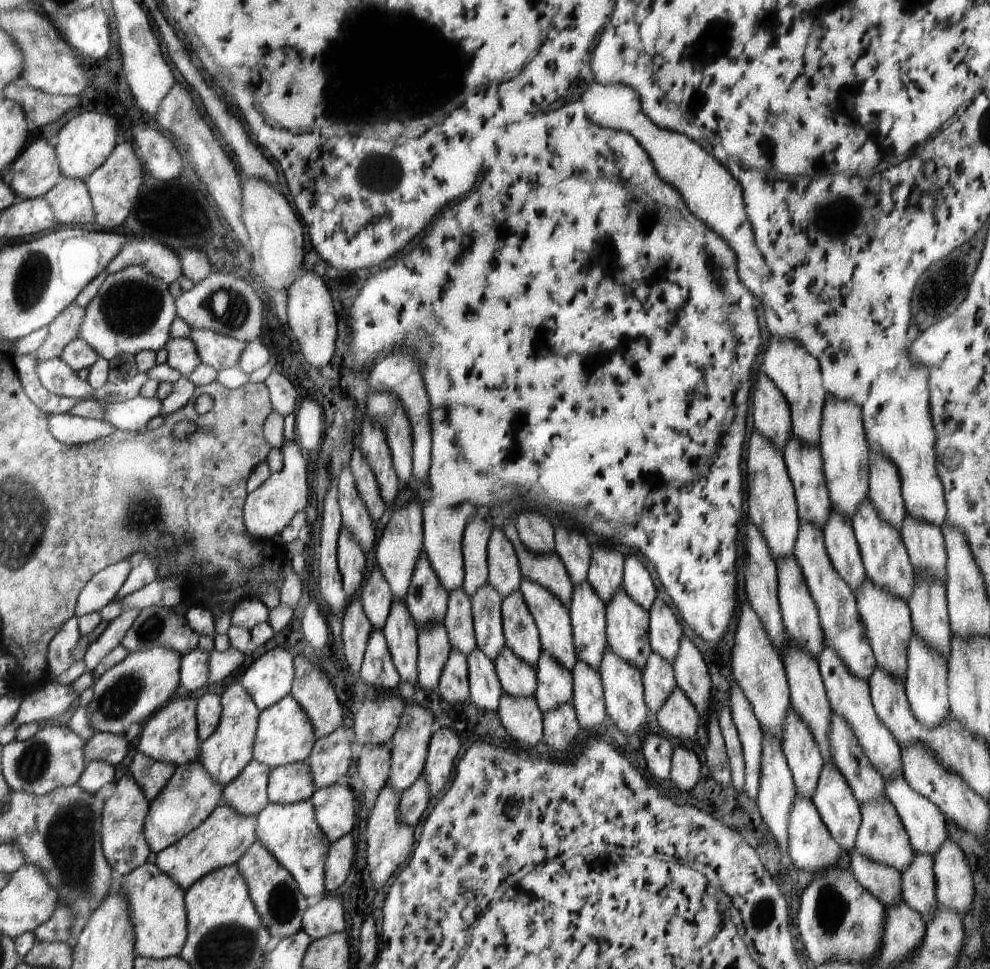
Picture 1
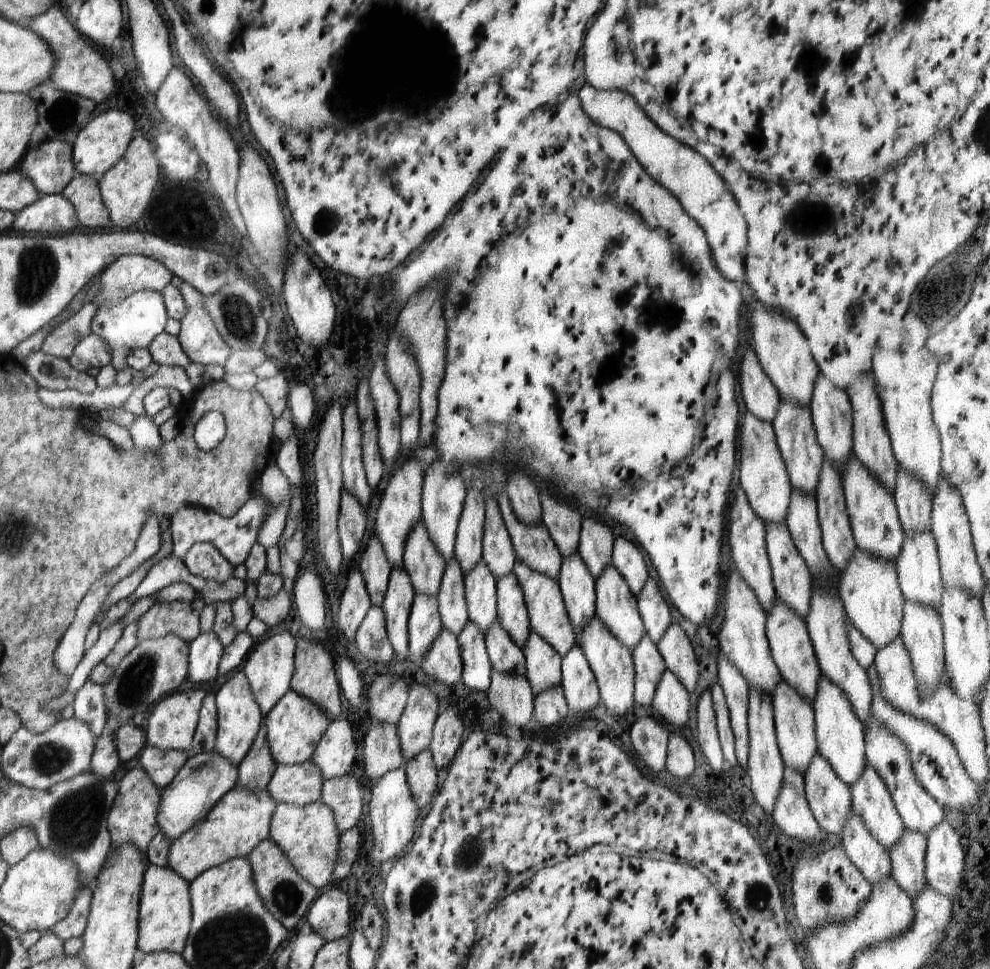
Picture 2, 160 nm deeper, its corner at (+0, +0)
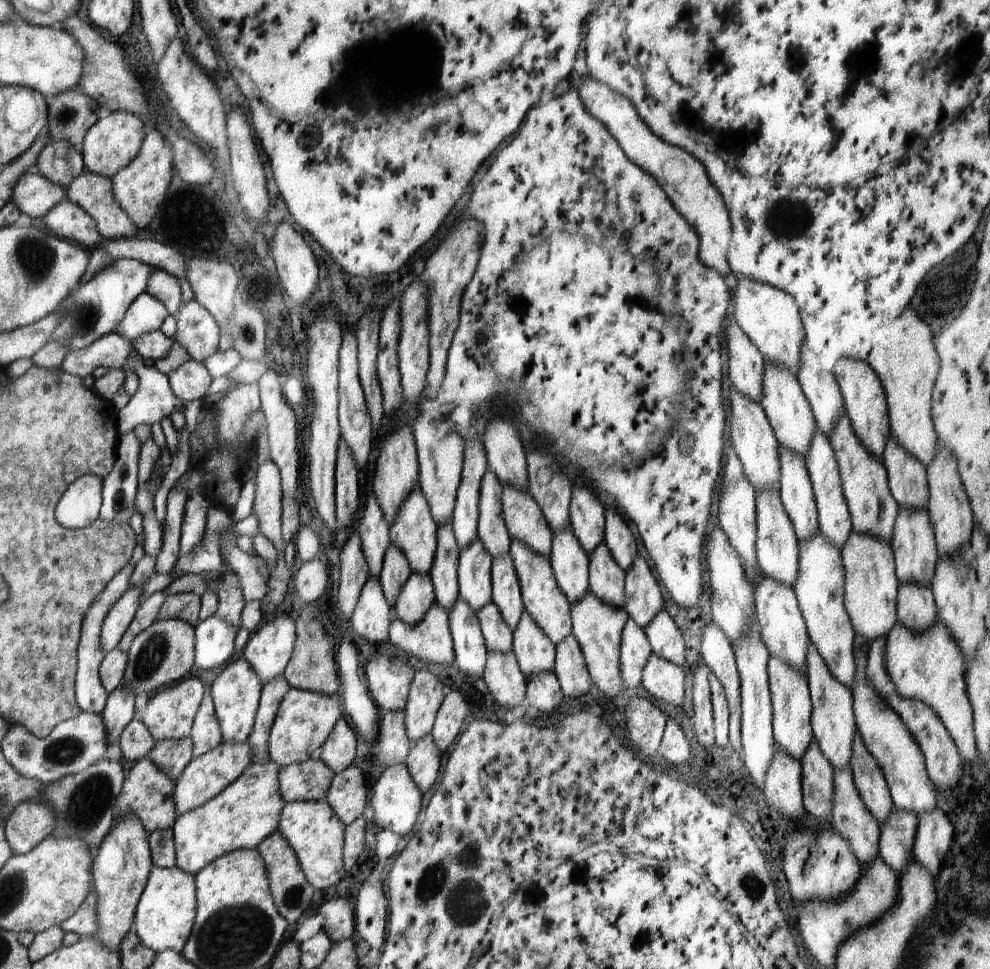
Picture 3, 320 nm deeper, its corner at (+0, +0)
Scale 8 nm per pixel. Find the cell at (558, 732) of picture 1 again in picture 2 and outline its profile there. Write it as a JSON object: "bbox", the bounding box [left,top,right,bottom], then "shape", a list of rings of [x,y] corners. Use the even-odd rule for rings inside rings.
{"bbox":[534,684,568,726],"shape":[[[561,684],[541,690],[534,697],[534,720],[544,726],[562,721],[568,714],[568,709]]]}

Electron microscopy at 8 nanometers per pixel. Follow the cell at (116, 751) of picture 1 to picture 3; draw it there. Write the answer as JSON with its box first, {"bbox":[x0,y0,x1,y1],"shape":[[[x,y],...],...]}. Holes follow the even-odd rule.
{"bbox":[119,719,155,760],"shape":[[[132,719],[119,736],[120,750],[126,760],[148,758],[154,748],[155,740],[150,736],[149,727],[141,720]]]}

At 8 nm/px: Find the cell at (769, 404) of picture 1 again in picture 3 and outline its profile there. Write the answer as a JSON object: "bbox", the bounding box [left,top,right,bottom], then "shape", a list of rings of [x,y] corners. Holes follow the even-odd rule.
{"bbox":[725,317,765,402],"shape":[[[730,317],[725,325],[728,333],[728,378],[738,392],[750,400],[759,402],[765,358],[754,346],[754,343],[742,332],[734,318]]]}

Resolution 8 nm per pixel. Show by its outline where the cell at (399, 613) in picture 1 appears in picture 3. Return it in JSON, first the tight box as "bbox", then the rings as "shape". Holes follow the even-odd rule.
{"bbox":[377,543,413,608],"shape":[[[394,543],[386,549],[383,565],[377,578],[381,584],[384,596],[393,608],[402,585],[410,577],[413,570],[410,568],[406,555]]]}

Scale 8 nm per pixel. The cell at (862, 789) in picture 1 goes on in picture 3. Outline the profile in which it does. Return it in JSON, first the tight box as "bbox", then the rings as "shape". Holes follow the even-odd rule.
{"bbox":[806,643,857,769],"shape":[[[810,643],[806,653],[806,674],[808,681],[812,716],[810,719],[813,738],[818,742],[822,754],[835,769],[845,769],[852,754],[851,746],[857,730],[853,711],[853,694],[850,688],[834,678],[828,665],[822,660],[815,646]]]}

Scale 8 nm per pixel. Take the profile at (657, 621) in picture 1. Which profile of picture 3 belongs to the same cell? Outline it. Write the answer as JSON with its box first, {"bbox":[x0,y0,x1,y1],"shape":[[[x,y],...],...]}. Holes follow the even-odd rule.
{"bbox":[623,555,665,628],"shape":[[[641,555],[632,562],[630,570],[625,570],[624,598],[623,609],[642,628],[665,608],[658,582]]]}

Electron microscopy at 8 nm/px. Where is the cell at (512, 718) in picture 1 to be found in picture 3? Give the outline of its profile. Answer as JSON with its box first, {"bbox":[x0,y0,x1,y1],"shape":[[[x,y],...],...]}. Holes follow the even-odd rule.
{"bbox":[482,651,527,715],"shape":[[[487,651],[482,686],[490,689],[497,703],[512,710],[510,715],[521,712],[522,702],[526,700],[526,683],[527,678],[519,669],[513,651],[509,653]]]}

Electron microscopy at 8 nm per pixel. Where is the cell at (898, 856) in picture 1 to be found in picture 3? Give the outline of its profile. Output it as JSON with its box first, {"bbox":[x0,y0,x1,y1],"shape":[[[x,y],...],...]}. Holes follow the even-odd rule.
{"bbox":[849,731,894,824],"shape":[[[858,731],[854,733],[851,751],[849,765],[854,784],[870,814],[878,824],[883,823],[894,808],[893,802],[883,772]]]}

